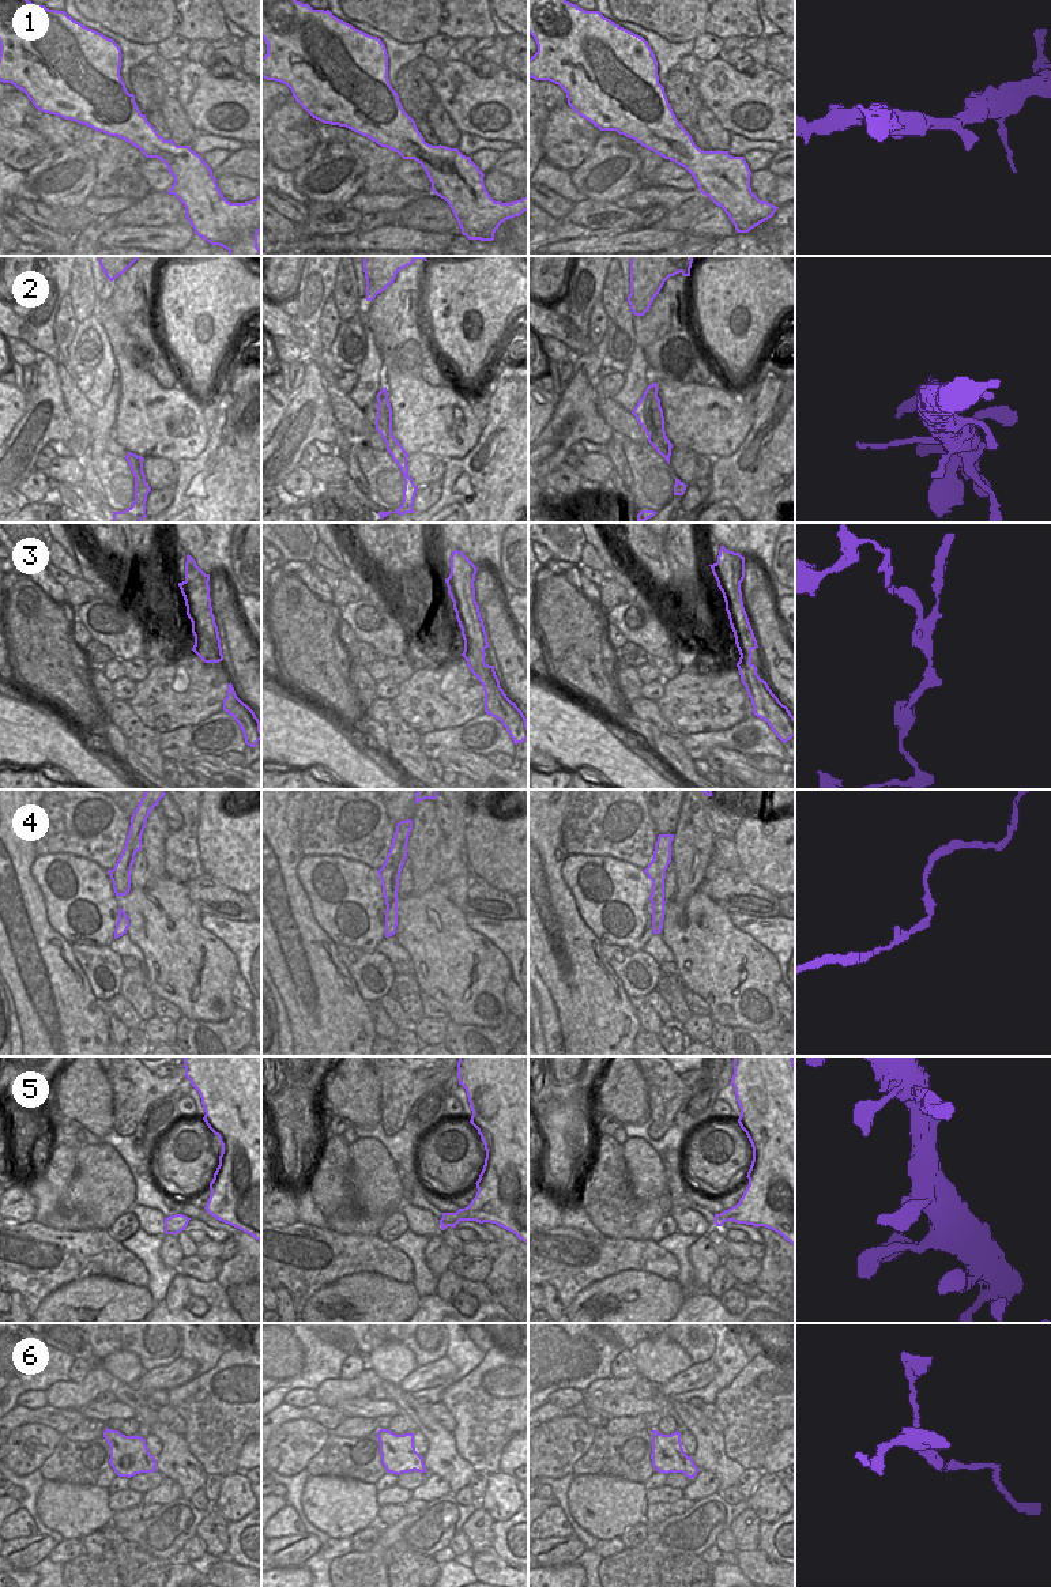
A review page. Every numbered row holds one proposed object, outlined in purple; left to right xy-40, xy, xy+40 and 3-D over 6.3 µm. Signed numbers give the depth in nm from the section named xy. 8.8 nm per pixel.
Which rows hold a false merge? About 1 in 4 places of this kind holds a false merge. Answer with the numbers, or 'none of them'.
2, 3, 6

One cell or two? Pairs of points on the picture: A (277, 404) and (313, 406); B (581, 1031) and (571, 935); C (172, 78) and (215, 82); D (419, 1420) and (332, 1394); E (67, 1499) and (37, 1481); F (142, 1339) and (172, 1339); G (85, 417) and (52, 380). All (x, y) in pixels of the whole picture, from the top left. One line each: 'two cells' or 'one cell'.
A: two cells
B: one cell
C: two cells
D: one cell
E: two cells
F: one cell
G: two cells

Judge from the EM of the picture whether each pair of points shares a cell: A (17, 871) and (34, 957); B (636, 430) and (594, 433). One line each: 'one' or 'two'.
A: one
B: two

